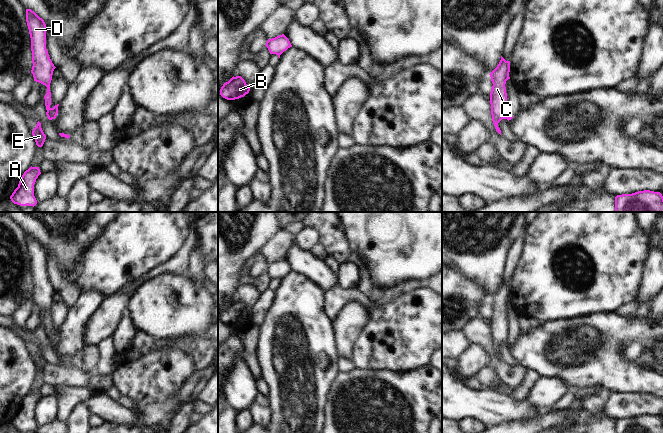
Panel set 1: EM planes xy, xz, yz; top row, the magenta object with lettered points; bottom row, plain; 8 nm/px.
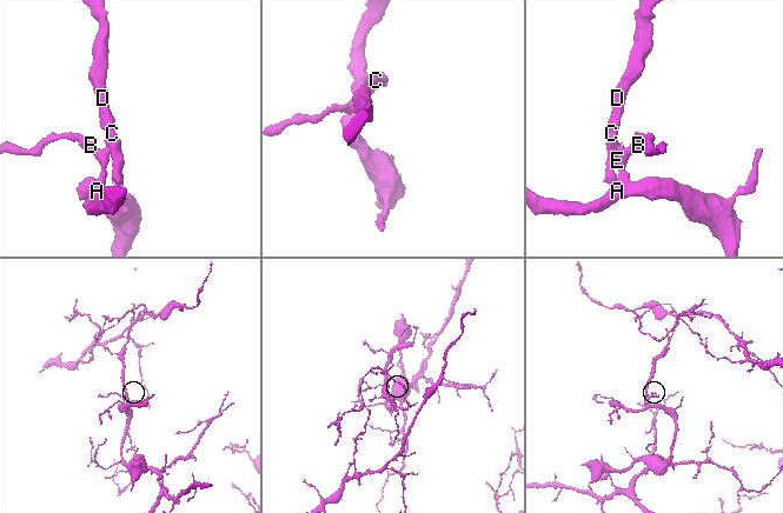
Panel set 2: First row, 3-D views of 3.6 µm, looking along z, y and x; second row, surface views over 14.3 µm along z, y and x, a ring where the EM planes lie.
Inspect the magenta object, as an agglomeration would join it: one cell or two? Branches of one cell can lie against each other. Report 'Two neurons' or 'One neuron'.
Two neurons

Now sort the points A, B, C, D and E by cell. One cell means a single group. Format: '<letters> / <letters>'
A B E / C D

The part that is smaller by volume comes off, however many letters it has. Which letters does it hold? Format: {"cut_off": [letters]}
{"cut_off": ["C", "D"]}

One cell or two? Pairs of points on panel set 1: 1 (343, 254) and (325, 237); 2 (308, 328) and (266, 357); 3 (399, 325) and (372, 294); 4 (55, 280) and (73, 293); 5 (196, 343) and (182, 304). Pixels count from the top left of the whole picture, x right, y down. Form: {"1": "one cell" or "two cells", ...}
{"1": "one cell", "2": "one cell", "3": "two cells", "4": "one cell", "5": "two cells"}

